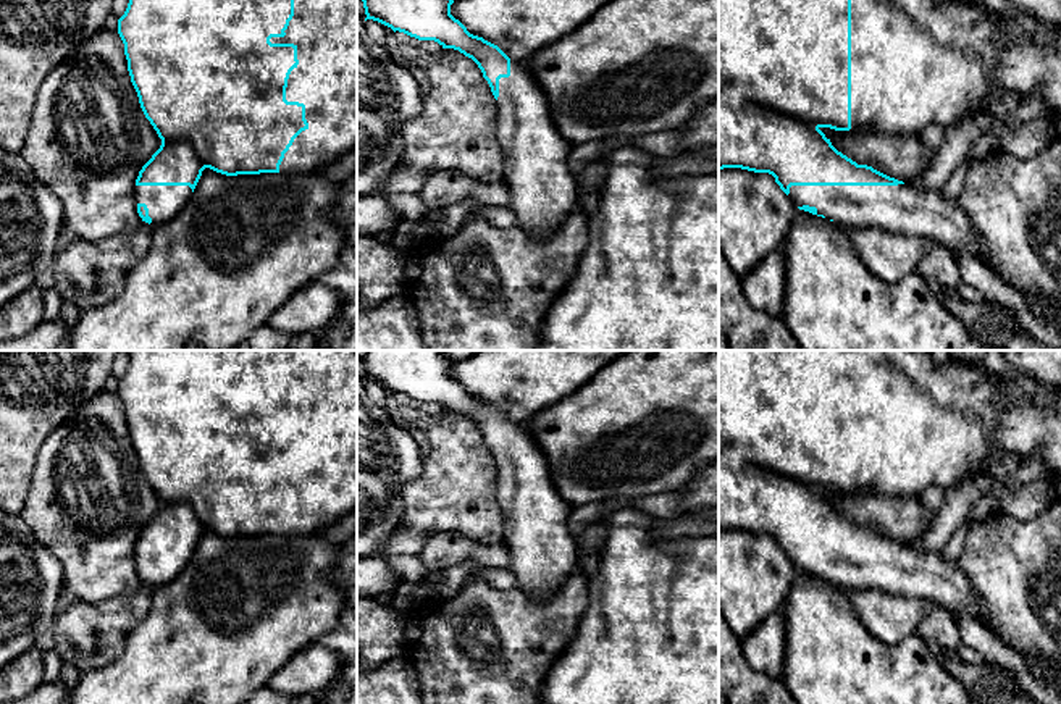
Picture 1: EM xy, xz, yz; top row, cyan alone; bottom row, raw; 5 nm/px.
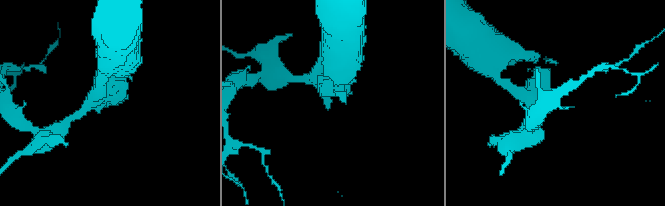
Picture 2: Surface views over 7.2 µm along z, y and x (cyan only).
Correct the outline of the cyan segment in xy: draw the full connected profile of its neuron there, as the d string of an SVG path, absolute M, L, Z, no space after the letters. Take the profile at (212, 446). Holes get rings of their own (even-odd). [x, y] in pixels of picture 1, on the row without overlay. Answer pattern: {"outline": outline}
{"outline": "M128 350L129 365L124 376L118 381L118 396L124 405L124 417L128 421L128 433L131 444L137 454L140 470L145 480L150 483L158 499L161 501L160 510L152 520L142 528L136 541L134 562L137 565L137 575L144 583L144 588L155 589L173 581L178 573L191 560L202 533L210 530L226 538L237 536L260 536L260 534L284 534L284 536L302 536L325 530L346 515L357 510L357 350Z"}

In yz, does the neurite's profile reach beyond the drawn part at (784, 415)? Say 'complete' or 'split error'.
split error

